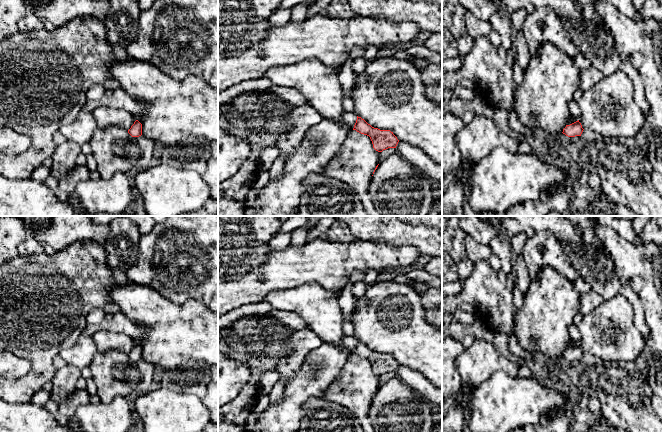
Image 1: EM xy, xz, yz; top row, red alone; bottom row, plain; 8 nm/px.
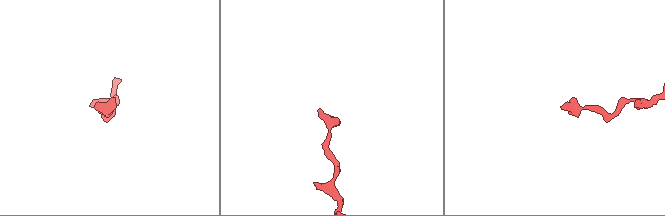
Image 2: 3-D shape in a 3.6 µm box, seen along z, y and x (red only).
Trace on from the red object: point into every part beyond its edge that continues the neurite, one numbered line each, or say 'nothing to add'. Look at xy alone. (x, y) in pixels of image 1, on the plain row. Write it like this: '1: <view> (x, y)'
1: xy (105, 340)

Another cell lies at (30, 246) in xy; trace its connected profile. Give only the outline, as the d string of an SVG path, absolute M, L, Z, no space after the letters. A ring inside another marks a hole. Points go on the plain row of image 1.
M28 236L19 246L18 252L21 255L31 256L34 254L42 254L45 252L44 245L36 239Z

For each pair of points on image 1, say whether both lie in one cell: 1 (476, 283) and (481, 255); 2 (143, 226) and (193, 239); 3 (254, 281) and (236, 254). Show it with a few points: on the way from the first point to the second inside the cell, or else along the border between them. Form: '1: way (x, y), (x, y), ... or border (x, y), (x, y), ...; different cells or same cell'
1: border (474, 262), (486, 261), (493, 268), (500, 269); different cells
2: border (154, 226), (141, 235); different cells
3: border (254, 265), (249, 271), (239, 277), (228, 279); different cells

